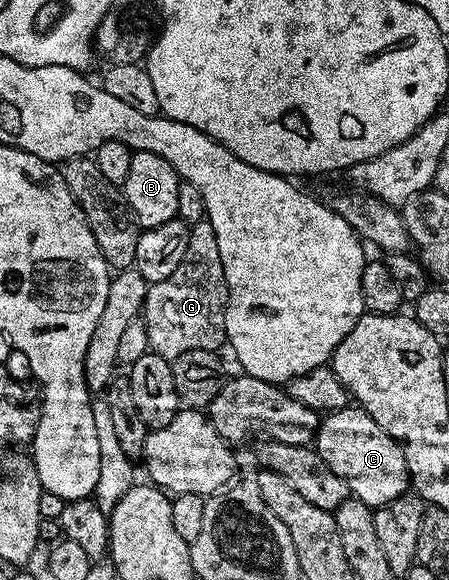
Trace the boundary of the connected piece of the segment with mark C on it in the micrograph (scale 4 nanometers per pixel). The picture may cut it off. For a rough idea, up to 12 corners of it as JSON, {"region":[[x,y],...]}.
{"region":[[360,407],[328,413],[315,451],[371,509],[410,491],[403,450]]}

